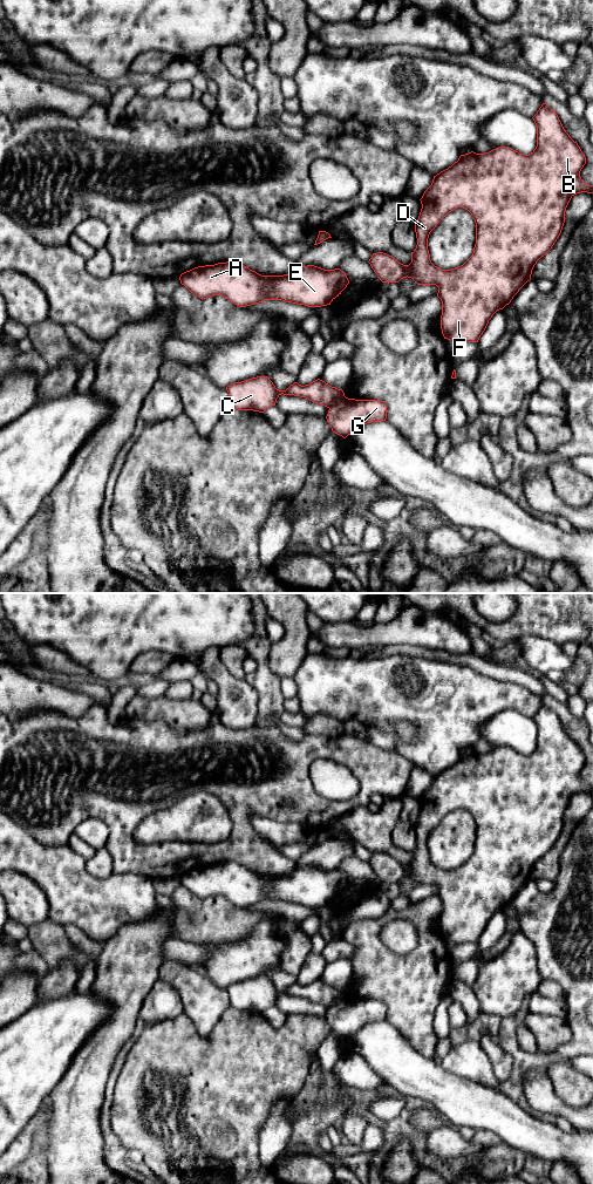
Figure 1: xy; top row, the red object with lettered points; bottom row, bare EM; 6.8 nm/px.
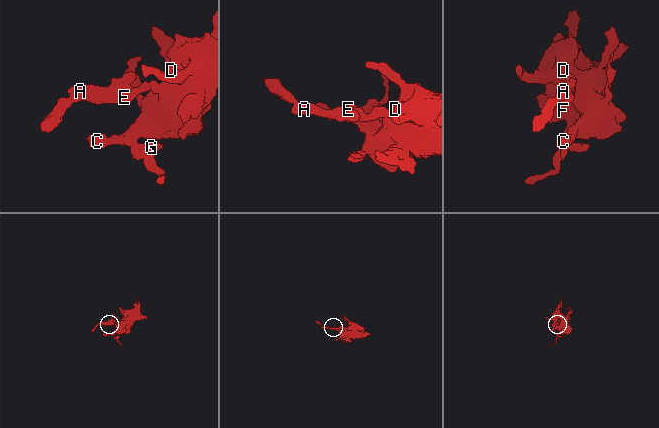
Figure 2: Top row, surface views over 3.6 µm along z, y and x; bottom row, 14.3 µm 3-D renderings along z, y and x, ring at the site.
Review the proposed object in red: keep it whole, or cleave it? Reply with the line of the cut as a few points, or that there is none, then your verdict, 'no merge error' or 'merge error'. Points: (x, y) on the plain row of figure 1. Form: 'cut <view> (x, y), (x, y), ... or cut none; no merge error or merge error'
cut xy (345, 997), (329, 1008); merge error

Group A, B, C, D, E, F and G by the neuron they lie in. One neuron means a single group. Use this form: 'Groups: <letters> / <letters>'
Groups: A B C D E F / G

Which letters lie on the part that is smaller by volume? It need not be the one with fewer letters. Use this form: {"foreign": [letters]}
{"foreign": ["G"]}

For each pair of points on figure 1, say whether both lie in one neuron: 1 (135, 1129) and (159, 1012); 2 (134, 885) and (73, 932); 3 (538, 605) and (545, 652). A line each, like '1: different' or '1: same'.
1: different
2: different
3: different

